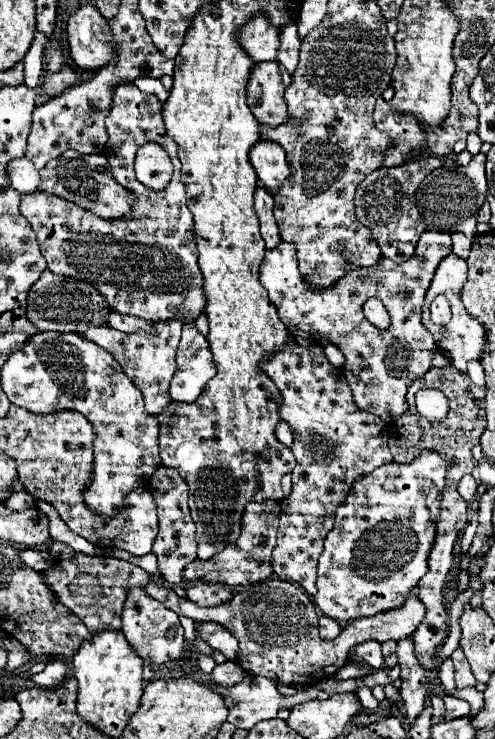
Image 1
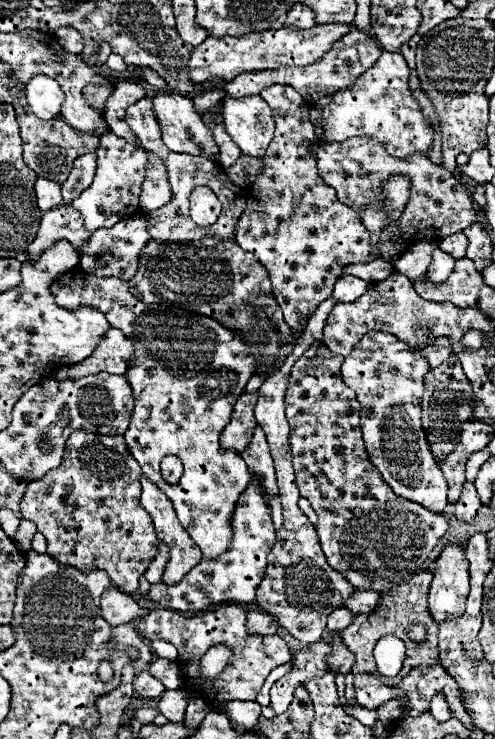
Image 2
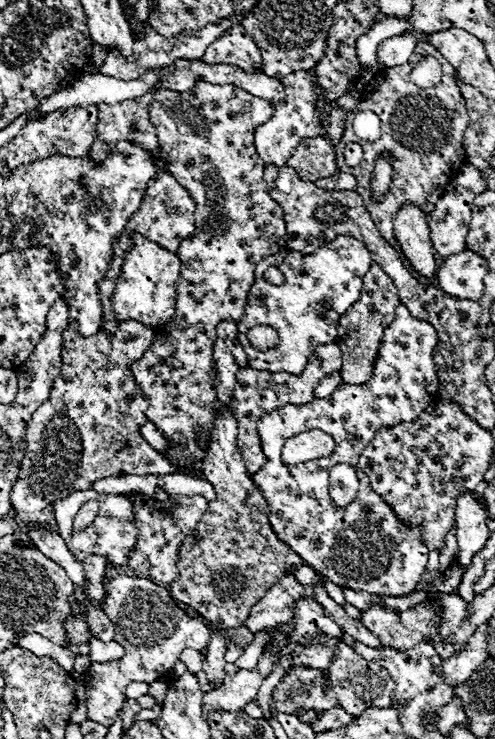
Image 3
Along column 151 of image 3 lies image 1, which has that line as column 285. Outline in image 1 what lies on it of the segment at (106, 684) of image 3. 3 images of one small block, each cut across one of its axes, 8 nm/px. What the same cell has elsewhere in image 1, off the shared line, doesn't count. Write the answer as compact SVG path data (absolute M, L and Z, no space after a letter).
M268 578L264 582L252 584L250 590L238 592L232 596L232 600L220 604L220 606L198 606L188 598L180 598L174 590L164 588L160 584L148 584L144 586L146 594L160 600L166 608L172 608L178 612L178 616L188 616L196 622L200 620L212 620L218 624L224 624L240 642L238 650L238 664L254 676L264 676L274 682L286 682L286 684L316 684L328 674L338 672L347 663L347 656L352 646L369 640L388 642L388 640L402 640L412 636L412 632L418 628L418 624L426 616L424 602L418 600L416 590L412 590L406 596L406 602L400 608L378 612L368 618L351 620L339 636L333 641L320 640L318 636L318 610L310 596L296 584Z

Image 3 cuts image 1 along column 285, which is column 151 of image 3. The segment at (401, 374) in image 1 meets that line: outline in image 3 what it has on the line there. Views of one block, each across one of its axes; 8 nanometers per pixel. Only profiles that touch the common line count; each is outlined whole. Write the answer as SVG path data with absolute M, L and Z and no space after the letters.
M138 232L132 234L132 248L124 256L122 272L118 276L114 294L112 294L112 310L120 320L134 318L142 324L166 326L174 316L176 304L176 286L180 278L180 260L176 254L160 248L158 244L146 240Z

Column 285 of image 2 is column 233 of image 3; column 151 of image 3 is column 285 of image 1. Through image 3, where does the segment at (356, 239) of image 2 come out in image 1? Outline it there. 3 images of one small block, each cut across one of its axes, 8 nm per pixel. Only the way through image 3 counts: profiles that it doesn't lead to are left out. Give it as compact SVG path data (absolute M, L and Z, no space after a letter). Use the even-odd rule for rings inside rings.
M260 62L250 70L246 84L248 106L266 126L278 126L286 120L288 110L284 104L284 84L278 62ZM292 336L286 346L272 358L272 362L264 364L264 372L276 380L284 396L284 420L290 424L290 430L296 434L292 444L292 454L296 456L298 466L292 470L292 492L284 500L280 500L280 528L278 528L278 544L272 552L272 568L274 574L282 580L290 580L300 584L310 596L316 594L316 568L322 552L324 536L332 530L332 516L336 512L336 504L342 500L344 488L348 488L346 480L356 480L360 472L372 472L388 462L392 462L392 454L388 448L388 426L378 416L360 410L352 400L352 390L344 380L342 370L332 368L328 364L324 350L320 344L312 344L300 336Z

